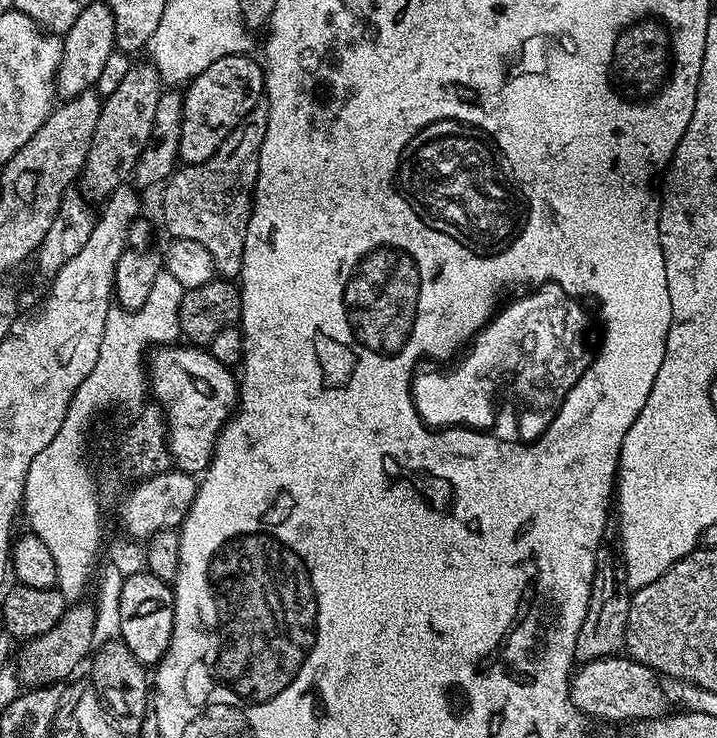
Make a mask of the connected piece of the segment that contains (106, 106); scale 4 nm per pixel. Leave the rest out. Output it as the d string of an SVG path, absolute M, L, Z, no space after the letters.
M133 63L132 69L122 78L122 83L114 94L103 97L98 126L92 131L92 145L82 172L88 175L88 184L100 195L107 197L115 188L121 187L124 180L136 170L136 160L142 154L150 138L154 122L154 110L158 110L158 98L162 91L162 81L151 63Z

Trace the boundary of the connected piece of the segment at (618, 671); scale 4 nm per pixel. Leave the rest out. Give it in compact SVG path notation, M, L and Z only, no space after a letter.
M606 656L585 661L569 681L571 700L587 717L620 722L643 722L656 719L664 711L664 696L658 686L658 676L651 668L628 656Z

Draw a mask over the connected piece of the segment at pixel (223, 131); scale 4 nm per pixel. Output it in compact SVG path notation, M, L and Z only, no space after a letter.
M248 54L218 58L218 62L210 62L202 74L187 81L183 89L184 105L180 122L180 137L178 138L178 157L185 165L206 162L222 146L222 142L235 128L254 110L254 106L265 95L264 70L259 59L251 60Z

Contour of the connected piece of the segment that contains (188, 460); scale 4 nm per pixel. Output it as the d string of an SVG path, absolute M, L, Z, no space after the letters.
M191 342L164 343L147 353L146 384L151 399L164 413L168 450L175 467L189 474L203 473L212 461L216 437L238 403L233 369L218 362L207 347Z

